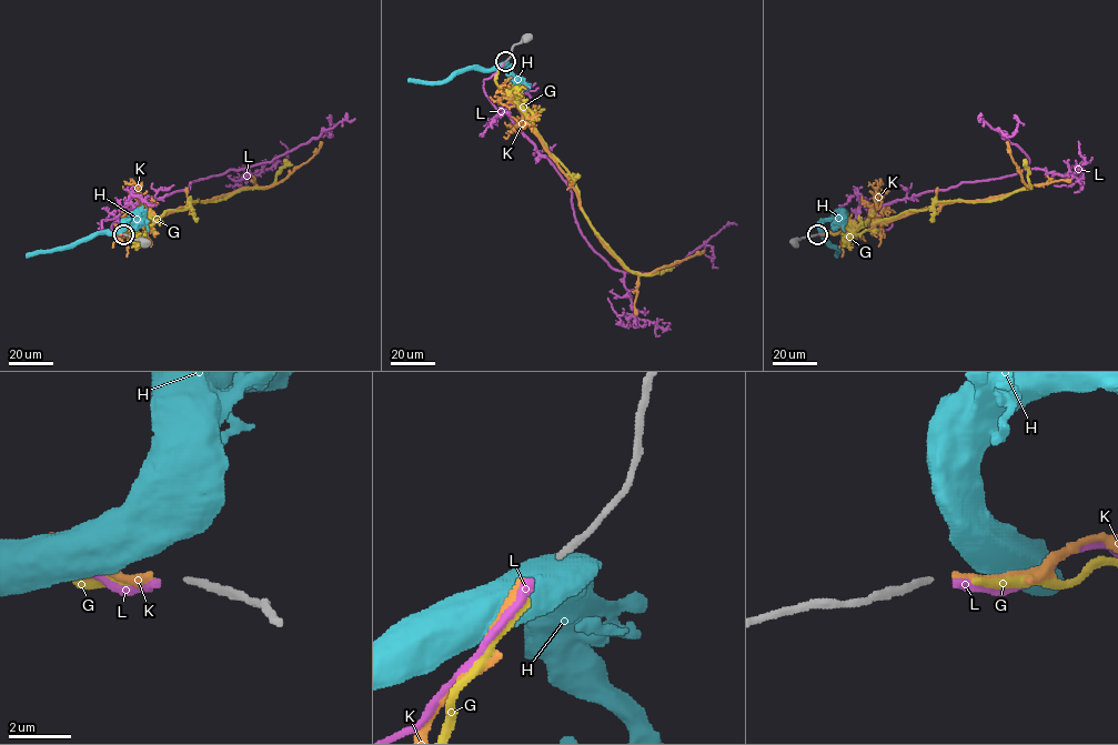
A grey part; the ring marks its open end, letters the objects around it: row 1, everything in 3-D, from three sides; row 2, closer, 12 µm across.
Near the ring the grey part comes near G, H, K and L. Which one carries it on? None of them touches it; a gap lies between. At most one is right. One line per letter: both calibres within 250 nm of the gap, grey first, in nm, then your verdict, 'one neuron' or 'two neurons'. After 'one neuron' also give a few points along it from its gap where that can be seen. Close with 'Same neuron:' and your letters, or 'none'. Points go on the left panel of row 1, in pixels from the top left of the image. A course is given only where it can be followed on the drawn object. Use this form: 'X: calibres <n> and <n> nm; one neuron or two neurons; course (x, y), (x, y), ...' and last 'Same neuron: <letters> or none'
G: calibres 200 and 280 nm; two neurons
H: calibres 200 and 800 nm; two neurons
K: calibres 200 and 320 nm; two neurons
L: calibres 200 and 280 nm; one neuron; course (121, 234), (107, 234), (102, 220), (188, 190), (191, 182), (271, 162), (323, 131), (331, 137), (326, 118)
Same neuron: L

